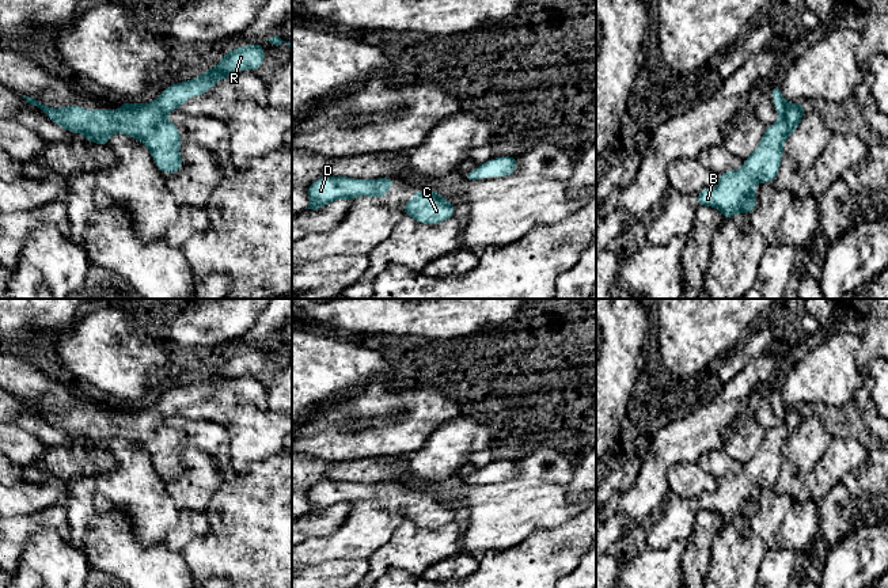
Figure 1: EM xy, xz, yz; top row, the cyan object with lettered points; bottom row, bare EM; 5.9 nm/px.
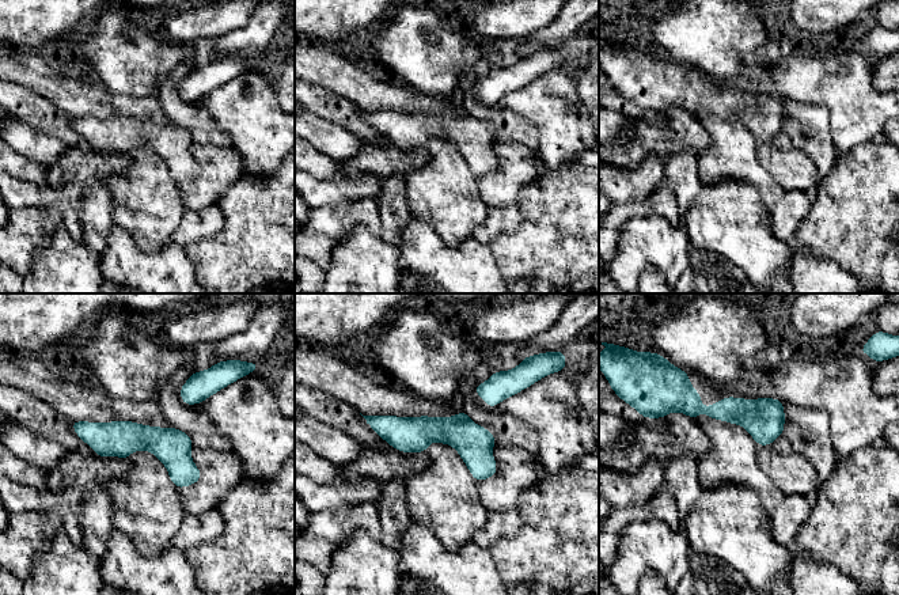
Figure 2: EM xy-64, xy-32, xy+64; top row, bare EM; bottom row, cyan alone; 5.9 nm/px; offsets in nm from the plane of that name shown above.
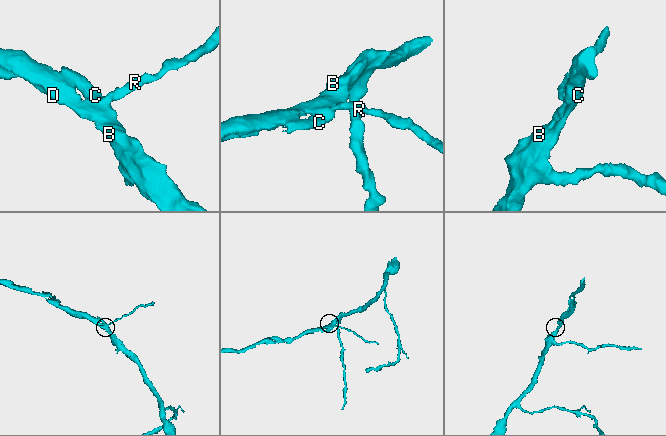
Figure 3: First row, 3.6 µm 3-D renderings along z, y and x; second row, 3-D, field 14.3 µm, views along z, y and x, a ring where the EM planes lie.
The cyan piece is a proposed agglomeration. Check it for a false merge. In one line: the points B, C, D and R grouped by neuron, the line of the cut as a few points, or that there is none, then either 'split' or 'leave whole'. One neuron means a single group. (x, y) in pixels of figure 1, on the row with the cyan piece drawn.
groups B C D R; cut none; leave whole

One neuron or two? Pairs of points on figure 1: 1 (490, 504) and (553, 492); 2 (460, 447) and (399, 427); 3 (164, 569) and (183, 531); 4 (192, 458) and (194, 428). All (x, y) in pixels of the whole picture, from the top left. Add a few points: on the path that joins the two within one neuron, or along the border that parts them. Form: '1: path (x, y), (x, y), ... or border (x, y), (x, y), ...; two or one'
1: path (505, 504), (523, 504), (538, 494); one
2: border (456, 418), (448, 418), (441, 423), (410, 455); two
3: border (163, 542), (171, 550), (179, 553); two
4: border (183, 446), (208, 452), (216, 461), (217, 467); two

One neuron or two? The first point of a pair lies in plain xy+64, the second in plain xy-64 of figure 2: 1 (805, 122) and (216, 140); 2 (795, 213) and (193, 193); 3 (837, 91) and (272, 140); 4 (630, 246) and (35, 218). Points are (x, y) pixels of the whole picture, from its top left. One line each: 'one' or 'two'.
1: one
2: two
3: one
4: two

